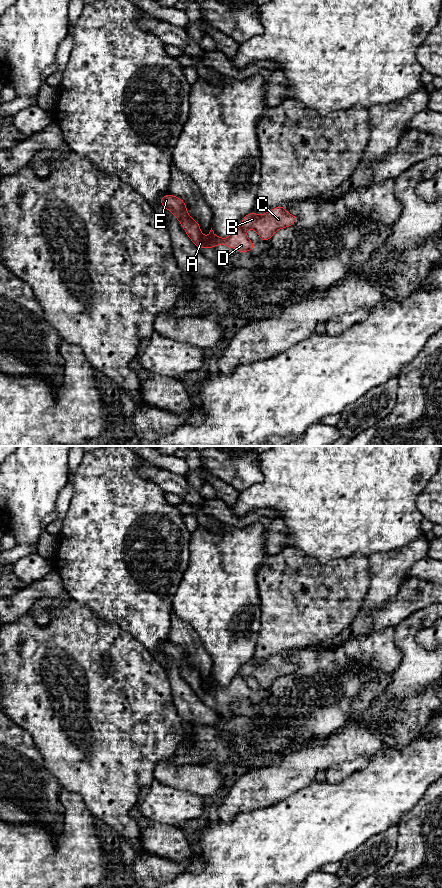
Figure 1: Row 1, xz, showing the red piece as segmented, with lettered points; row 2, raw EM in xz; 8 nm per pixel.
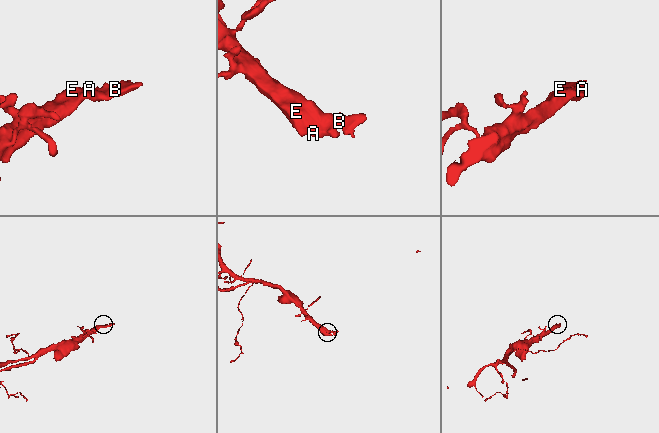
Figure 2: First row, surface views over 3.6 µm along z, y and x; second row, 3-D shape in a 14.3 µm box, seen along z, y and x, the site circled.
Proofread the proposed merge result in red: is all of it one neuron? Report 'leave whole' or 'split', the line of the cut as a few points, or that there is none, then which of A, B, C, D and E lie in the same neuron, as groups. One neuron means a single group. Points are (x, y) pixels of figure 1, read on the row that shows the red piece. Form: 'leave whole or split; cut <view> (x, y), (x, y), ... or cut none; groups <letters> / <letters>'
split; cut xz (241, 226), (244, 230); groups A D E / B C

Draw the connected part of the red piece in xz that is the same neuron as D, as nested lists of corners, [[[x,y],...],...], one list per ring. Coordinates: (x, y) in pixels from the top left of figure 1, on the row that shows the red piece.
[[[169,193],[160,198],[160,203],[179,220],[187,236],[200,250],[204,247],[214,248],[218,244],[224,244],[235,249],[237,252],[250,252],[255,246],[248,239],[246,231],[242,227],[235,229],[226,239],[216,236],[212,228],[209,236],[204,237],[199,223],[189,216],[185,202],[179,197],[175,197]]]

